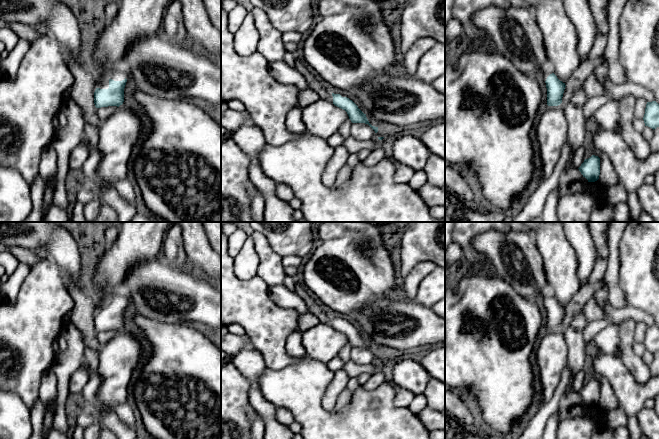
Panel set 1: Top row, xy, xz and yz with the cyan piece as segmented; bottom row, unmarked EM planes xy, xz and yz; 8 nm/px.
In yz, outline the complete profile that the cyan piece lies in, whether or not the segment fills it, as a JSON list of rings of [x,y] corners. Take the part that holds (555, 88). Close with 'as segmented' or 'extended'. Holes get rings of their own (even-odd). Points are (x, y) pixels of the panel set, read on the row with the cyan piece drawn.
[[[545,61],[540,71],[543,74],[543,80],[546,83],[547,88],[547,105],[558,106],[562,103],[562,97],[565,90],[565,83],[560,81],[554,74],[554,65],[551,61]]] | extended

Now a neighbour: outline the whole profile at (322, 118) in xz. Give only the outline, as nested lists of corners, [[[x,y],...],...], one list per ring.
[[[325,99],[302,108],[306,132],[328,139],[349,119],[347,112]]]

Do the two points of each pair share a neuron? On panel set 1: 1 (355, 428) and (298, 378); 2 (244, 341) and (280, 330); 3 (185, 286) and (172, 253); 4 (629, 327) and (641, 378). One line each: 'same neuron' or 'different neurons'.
1: same neuron
2: different neurons
3: different neurons
4: same neuron

